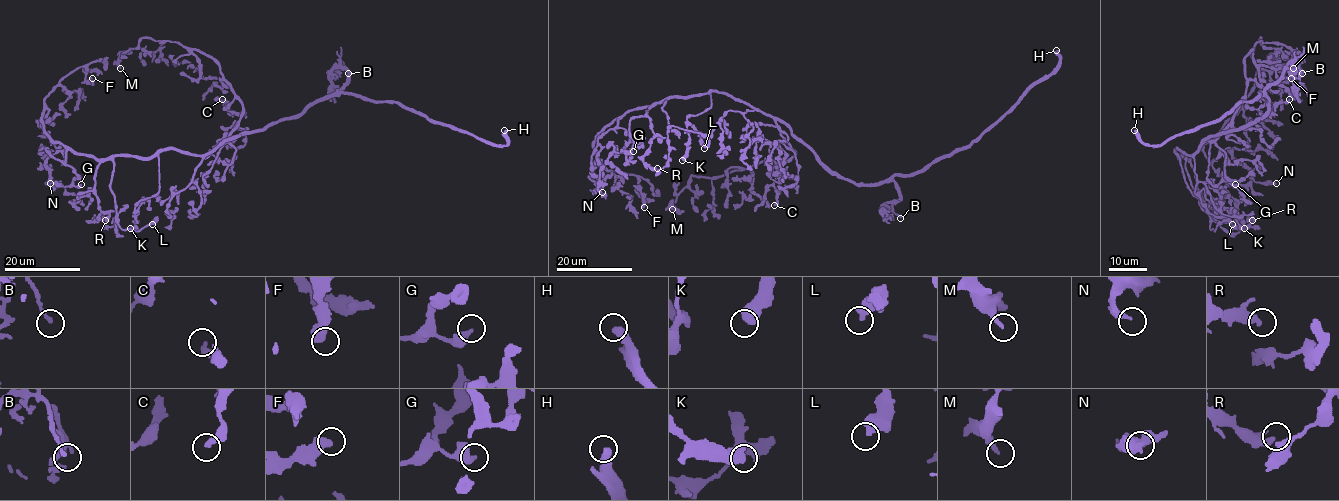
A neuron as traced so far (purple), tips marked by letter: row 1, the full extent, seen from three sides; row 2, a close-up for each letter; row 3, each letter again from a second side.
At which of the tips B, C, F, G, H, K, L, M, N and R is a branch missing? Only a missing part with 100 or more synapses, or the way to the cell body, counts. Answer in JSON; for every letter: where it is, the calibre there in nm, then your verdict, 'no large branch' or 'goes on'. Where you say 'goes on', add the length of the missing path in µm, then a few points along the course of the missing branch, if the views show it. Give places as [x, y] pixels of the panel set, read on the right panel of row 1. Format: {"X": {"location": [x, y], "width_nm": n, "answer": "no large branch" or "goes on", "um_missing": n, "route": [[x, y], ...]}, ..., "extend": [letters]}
{"B": {"location": [1302, 73], "width_nm": 150, "answer": "no large branch"}, "C": {"location": [1289, 99], "width_nm": 320, "answer": "no large branch"}, "F": {"location": [1291, 78], "width_nm": 550, "answer": "no large branch"}, "G": {"location": [1235, 184], "width_nm": 320, "answer": "no large branch"}, "H": {"location": [1134, 130], "width_nm": 400, "answer": "goes on", "um_missing": 10, "route": [[1134, 130], [1122, 119], [1108, 117]]}, "K": {"location": [1244, 228], "width_nm": 650, "answer": "no large branch"}, "L": {"location": [1232, 224], "width_nm": 420, "answer": "no large branch"}, "M": {"location": [1293, 68], "width_nm": 240, "answer": "no large branch"}, "N": {"location": [1276, 183], "width_nm": 240, "answer": "no large branch"}, "R": {"location": [1252, 220], "width_nm": 320, "answer": "no large branch"}, "extend": ["H"]}

